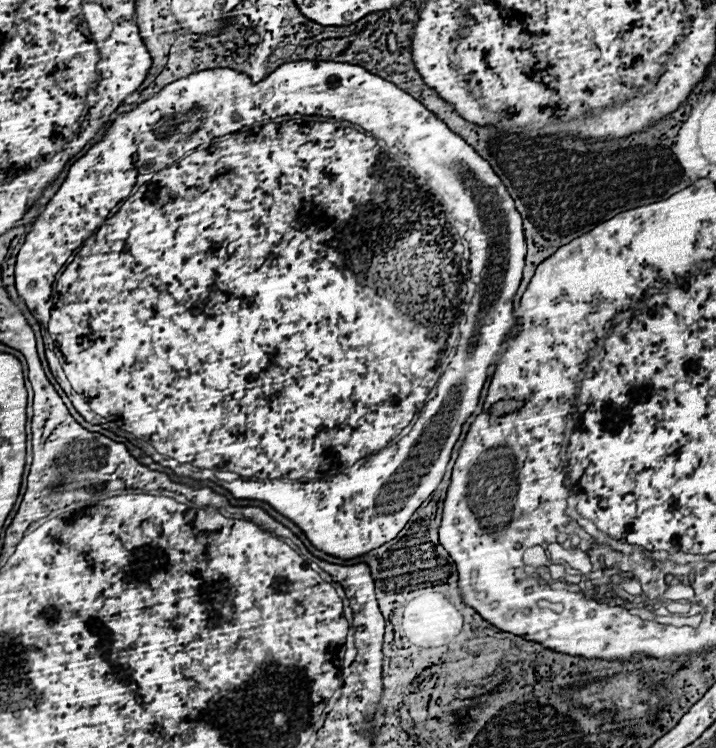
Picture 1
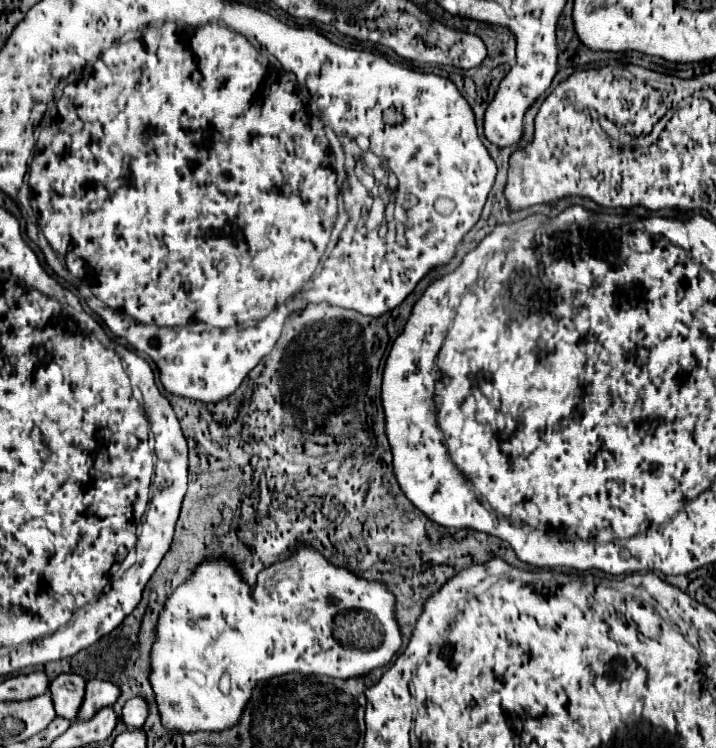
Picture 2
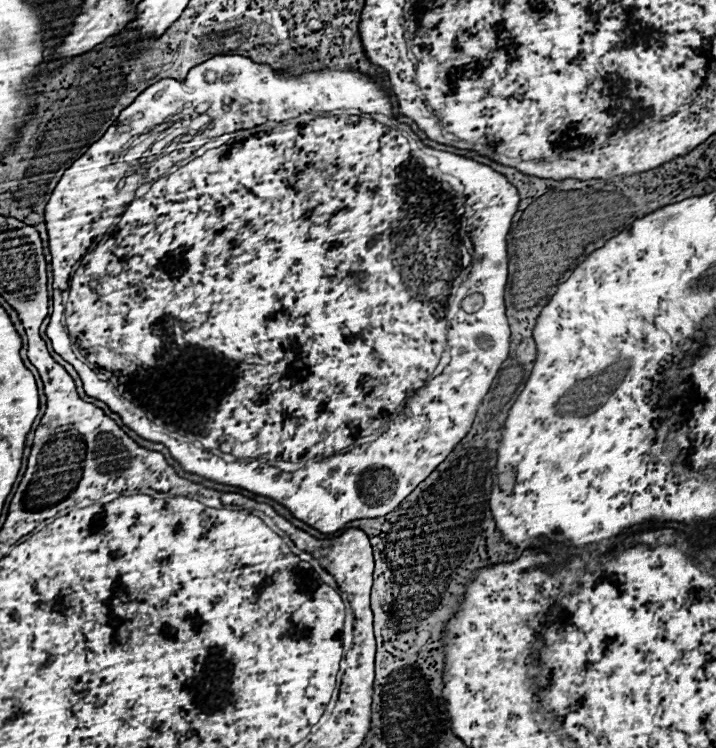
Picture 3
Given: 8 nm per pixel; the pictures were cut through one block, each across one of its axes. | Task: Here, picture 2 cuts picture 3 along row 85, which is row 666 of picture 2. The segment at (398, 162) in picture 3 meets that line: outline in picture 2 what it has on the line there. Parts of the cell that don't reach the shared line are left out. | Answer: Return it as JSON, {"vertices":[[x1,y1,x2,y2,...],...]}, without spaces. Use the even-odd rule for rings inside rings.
{"vertices":[[302,546,284,562,262,570,254,594,250,594,250,586,242,582,230,562,214,560,200,564,188,582,176,588,170,604,160,614,156,632,150,682,156,692,162,724,180,732,218,732,234,726,250,700,254,684,268,676,290,672,322,674,332,678,364,676,378,666,386,666,402,646,400,630,394,620,392,592,380,582,366,582,348,570,338,570,310,546],[348,628,366,628,366,636,360,636,362,632,356,632,354,636],[224,672,230,674,232,682,228,694,222,694,218,688]]}

